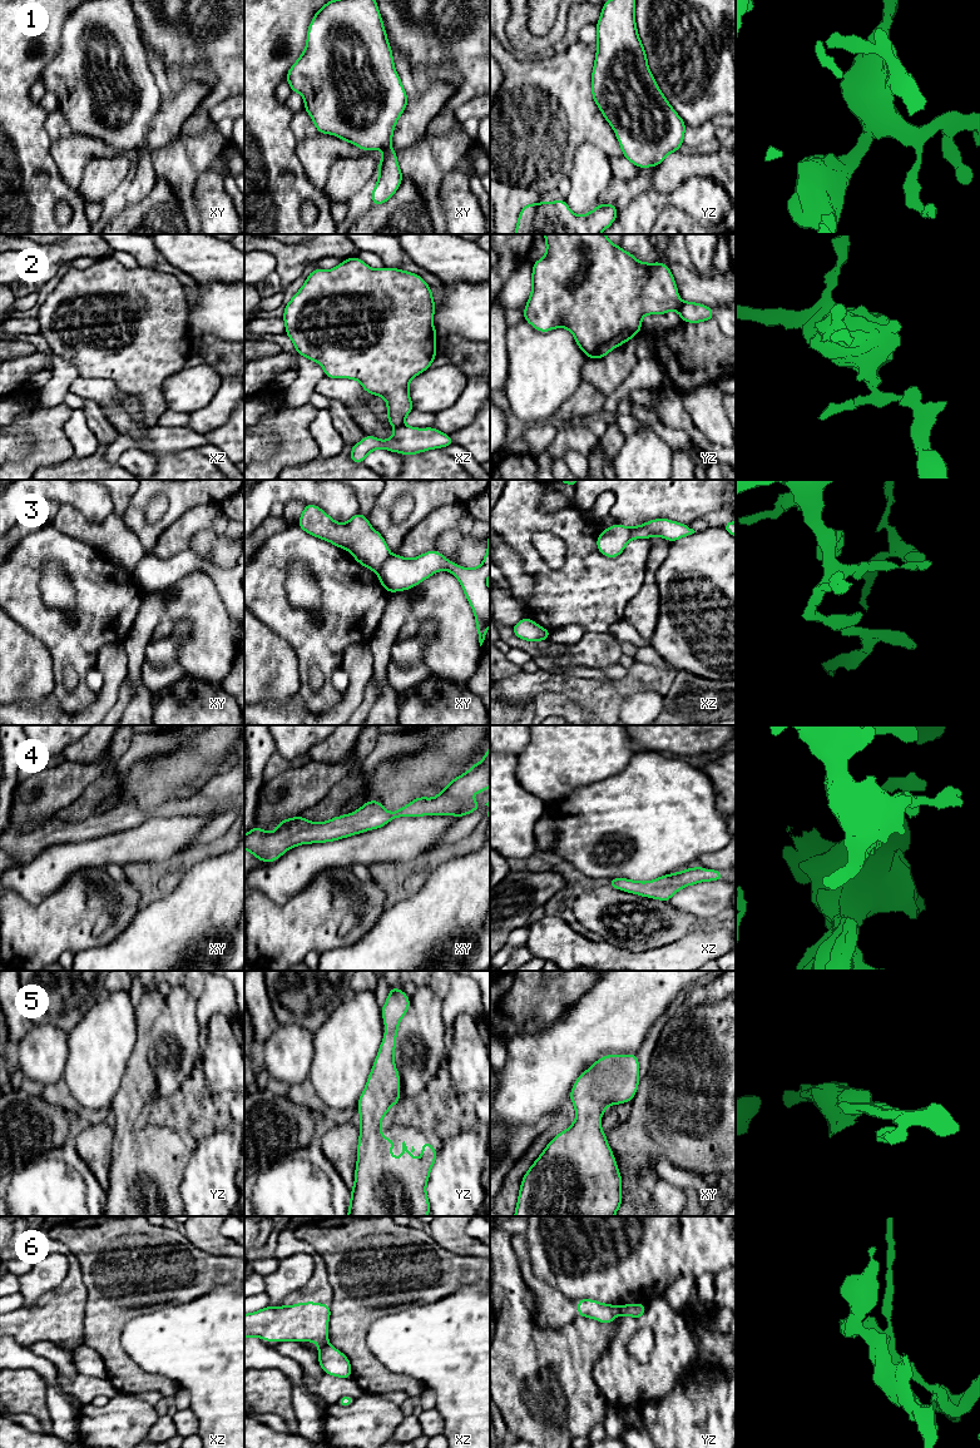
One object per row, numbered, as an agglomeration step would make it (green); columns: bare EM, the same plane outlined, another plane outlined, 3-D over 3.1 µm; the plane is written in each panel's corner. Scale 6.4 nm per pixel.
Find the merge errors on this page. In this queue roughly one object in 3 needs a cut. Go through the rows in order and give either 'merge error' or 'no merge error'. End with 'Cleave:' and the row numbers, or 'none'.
1: no merge error
2: merge error
3: merge error
4: no merge error
5: no merge error
6: merge error
Cleave: 2, 3, 6

